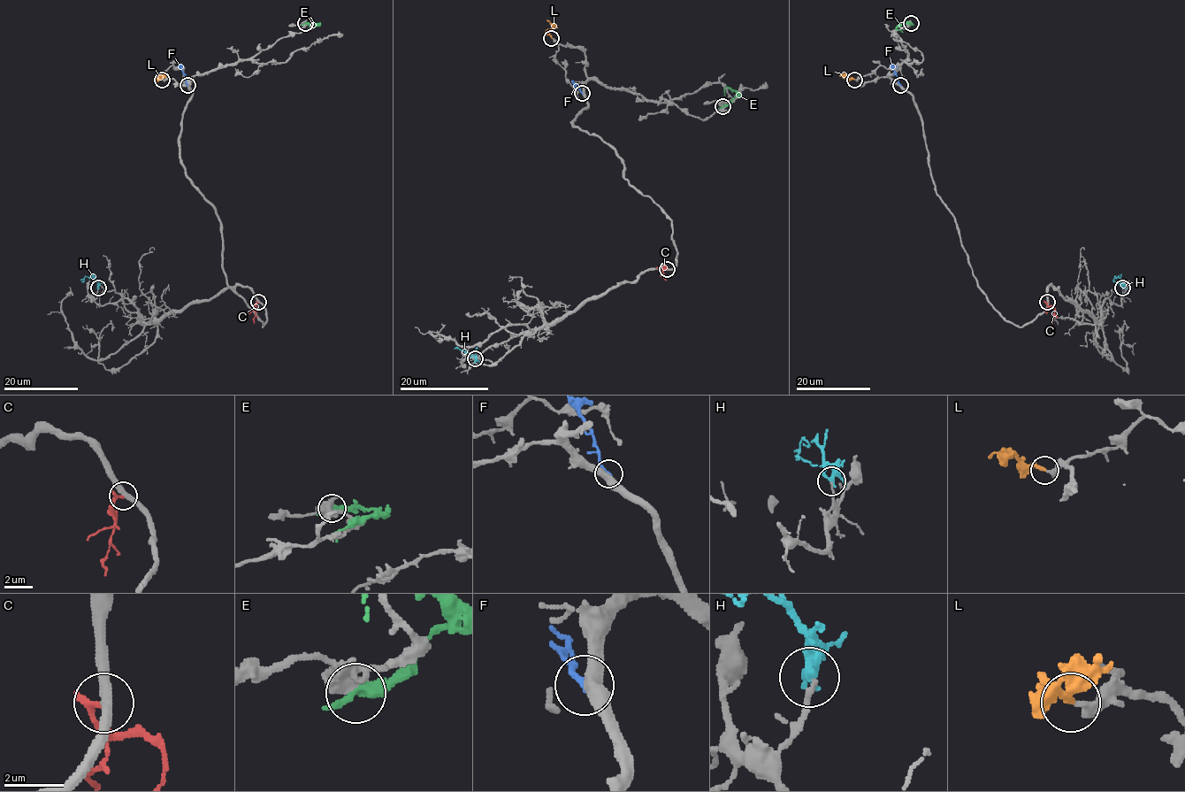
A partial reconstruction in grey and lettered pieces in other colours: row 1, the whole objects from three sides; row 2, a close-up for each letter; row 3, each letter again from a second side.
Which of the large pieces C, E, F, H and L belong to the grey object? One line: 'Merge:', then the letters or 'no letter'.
Merge: H, L

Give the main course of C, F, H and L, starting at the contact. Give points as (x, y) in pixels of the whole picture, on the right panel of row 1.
C: (1047, 302), (1054, 308), (1052, 323)
F: (901, 85), (890, 65)
H: (1122, 287), (1118, 277), (1114, 276), (1112, 281)
L: (854, 80), (839, 76)

